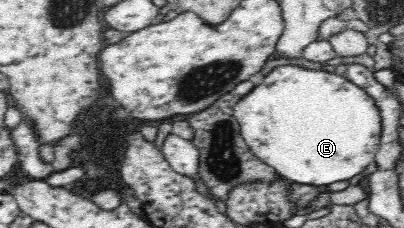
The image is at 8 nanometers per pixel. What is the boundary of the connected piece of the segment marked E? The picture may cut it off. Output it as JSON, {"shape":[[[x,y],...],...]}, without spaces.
{"shape":[[[280,65],[273,68],[266,75],[264,80],[254,86],[252,91],[244,96],[234,107],[234,116],[239,122],[239,129],[245,143],[260,160],[272,167],[278,175],[282,175],[292,183],[326,187],[333,182],[350,180],[353,176],[359,175],[368,164],[374,162],[374,154],[378,152],[378,144],[381,140],[381,114],[376,106],[375,100],[368,95],[360,86],[353,84],[346,76],[338,75],[333,69],[310,69],[298,65]]]}

